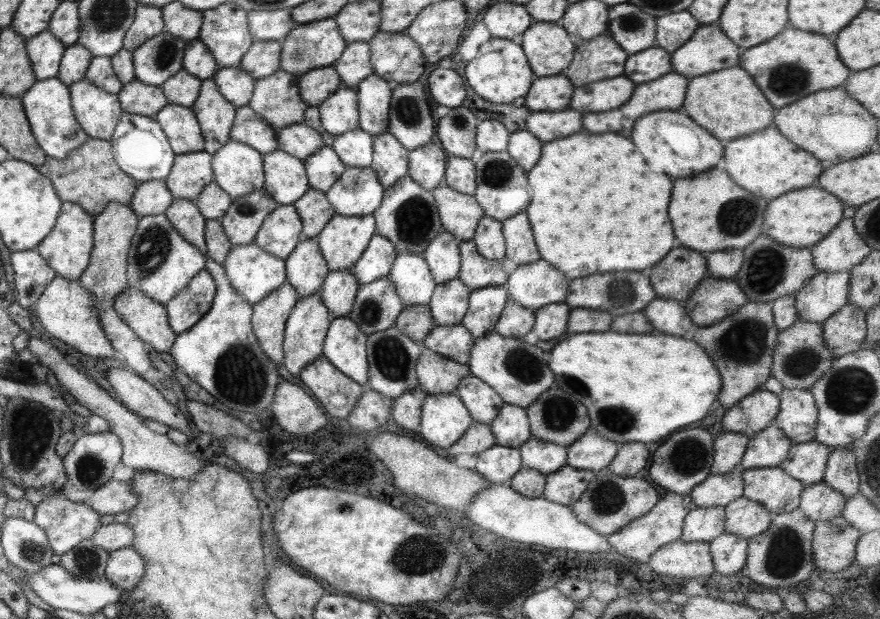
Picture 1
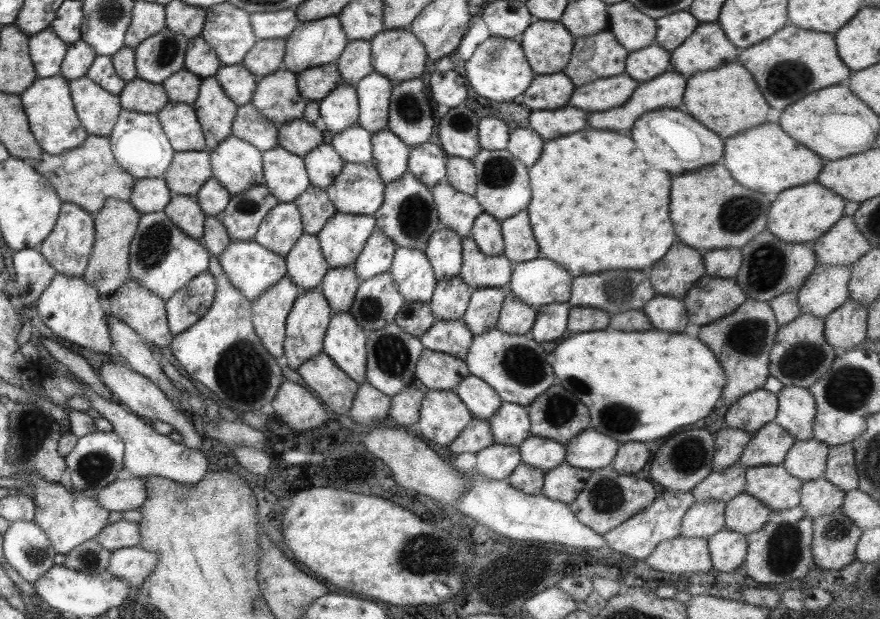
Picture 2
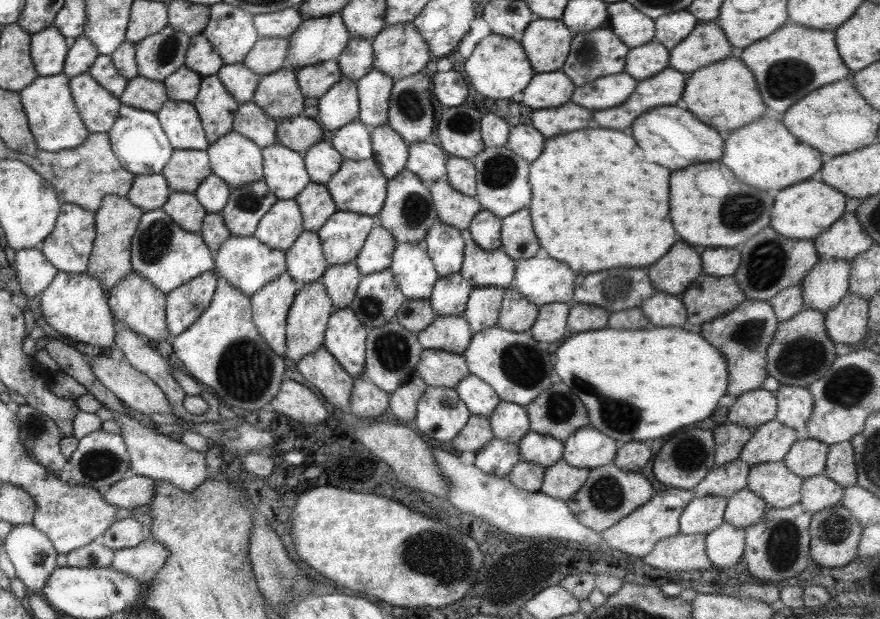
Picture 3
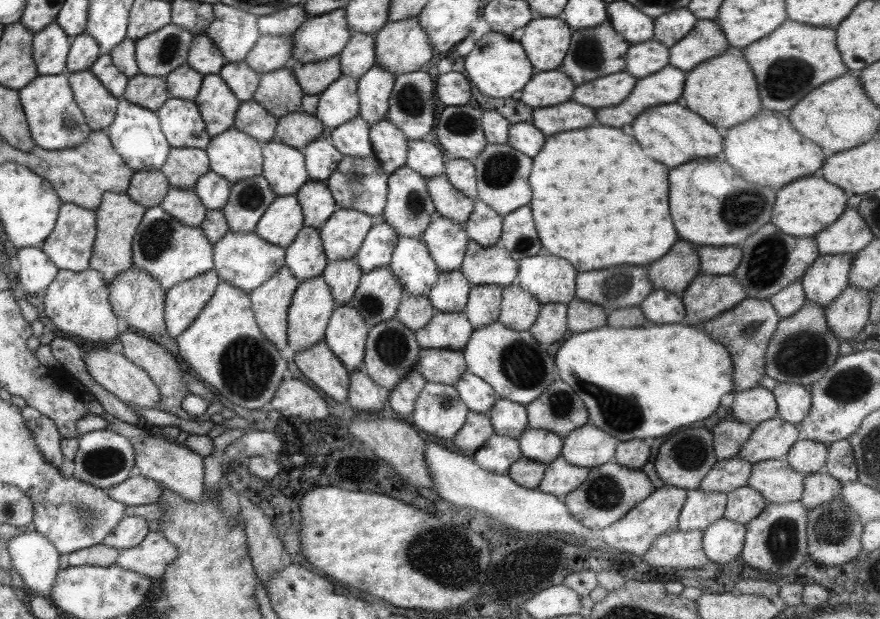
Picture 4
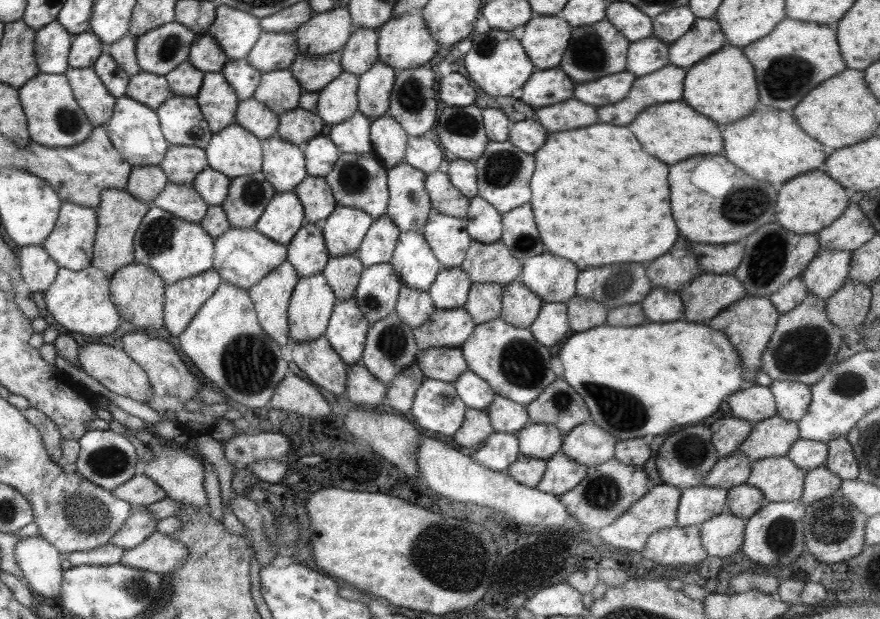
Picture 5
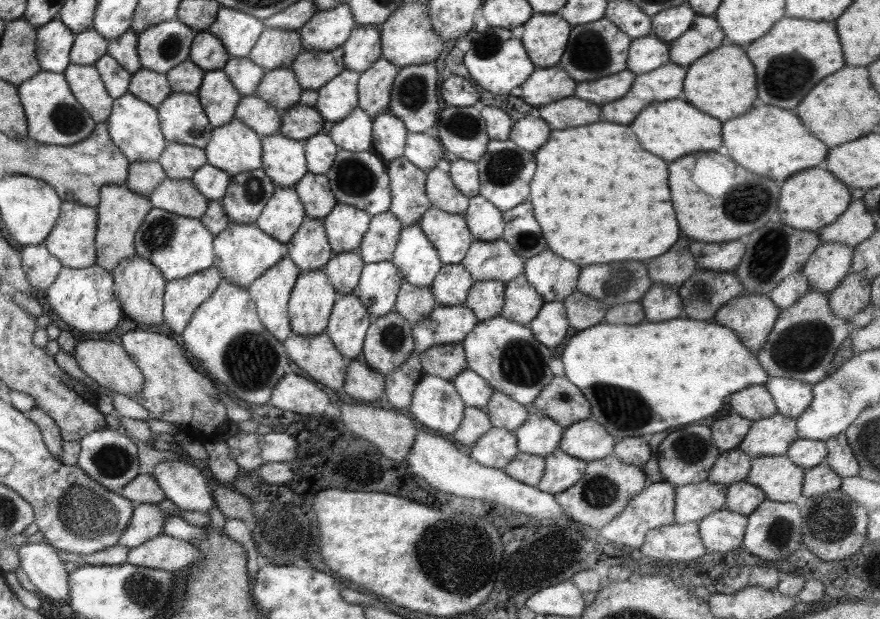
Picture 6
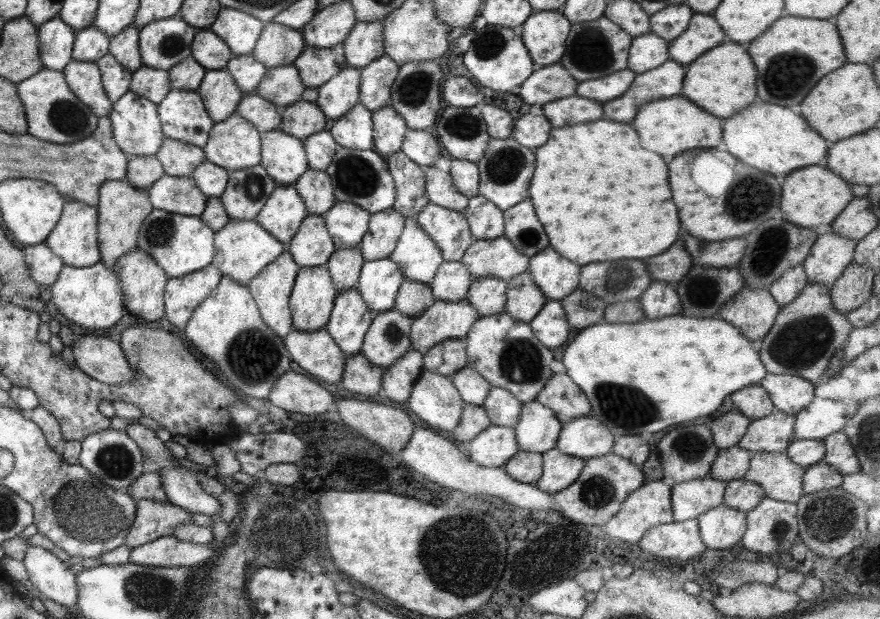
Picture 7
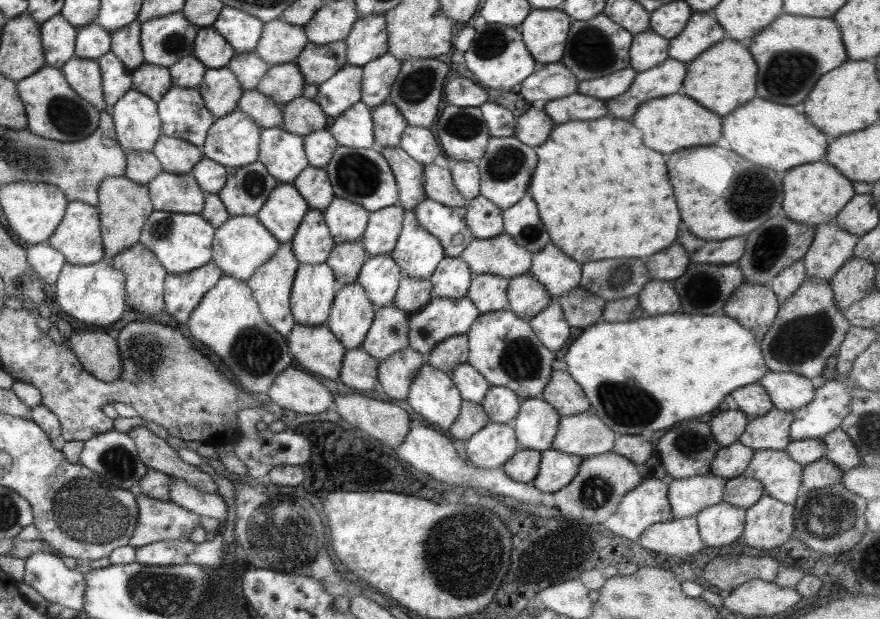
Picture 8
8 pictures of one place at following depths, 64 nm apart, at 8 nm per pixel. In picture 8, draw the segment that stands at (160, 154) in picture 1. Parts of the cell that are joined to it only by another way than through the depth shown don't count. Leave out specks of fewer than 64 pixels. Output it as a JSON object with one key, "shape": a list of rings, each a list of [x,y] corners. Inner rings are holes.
{"shape":[[[129,90],[113,103],[109,113],[123,152],[151,152],[161,134],[156,102],[145,94]]]}

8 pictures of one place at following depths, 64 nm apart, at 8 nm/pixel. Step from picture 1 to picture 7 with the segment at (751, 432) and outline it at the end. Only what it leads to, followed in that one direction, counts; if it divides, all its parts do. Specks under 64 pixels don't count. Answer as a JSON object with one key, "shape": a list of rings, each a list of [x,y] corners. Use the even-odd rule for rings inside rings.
{"shape":[[[751,385],[731,393],[729,398],[736,407],[736,412],[741,413],[750,420],[763,418],[775,410],[769,395],[761,386]]]}

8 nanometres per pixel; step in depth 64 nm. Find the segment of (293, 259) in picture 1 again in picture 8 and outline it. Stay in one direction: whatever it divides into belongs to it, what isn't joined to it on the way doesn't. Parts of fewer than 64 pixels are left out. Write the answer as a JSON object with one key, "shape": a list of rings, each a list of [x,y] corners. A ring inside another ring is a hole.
{"shape":[[[308,208],[290,244],[297,264],[325,263],[335,244],[325,225],[323,213]]]}

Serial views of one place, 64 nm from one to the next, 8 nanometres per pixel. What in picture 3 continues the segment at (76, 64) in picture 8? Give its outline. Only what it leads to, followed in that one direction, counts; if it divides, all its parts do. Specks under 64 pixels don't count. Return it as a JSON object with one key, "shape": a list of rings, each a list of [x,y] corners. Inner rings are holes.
{"shape":[[[88,72],[68,78],[68,88],[87,131],[106,133],[118,117],[119,99],[99,86]]]}

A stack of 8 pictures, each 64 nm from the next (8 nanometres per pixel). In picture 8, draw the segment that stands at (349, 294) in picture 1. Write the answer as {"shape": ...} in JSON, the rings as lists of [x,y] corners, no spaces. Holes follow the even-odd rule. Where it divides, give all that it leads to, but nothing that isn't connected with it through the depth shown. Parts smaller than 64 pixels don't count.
{"shape":[[[357,240],[334,245],[325,263],[331,269],[336,286],[339,287],[356,282],[359,269],[365,259],[365,249]]]}

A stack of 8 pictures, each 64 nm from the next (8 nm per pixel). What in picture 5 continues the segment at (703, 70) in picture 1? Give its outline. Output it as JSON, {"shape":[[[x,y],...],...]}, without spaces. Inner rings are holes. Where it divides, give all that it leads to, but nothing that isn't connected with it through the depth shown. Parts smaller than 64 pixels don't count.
{"shape":[[[695,18],[689,32],[669,46],[669,62],[679,68],[689,68],[691,64],[699,62],[699,58],[709,56],[721,46],[723,46],[723,34],[717,22]]]}

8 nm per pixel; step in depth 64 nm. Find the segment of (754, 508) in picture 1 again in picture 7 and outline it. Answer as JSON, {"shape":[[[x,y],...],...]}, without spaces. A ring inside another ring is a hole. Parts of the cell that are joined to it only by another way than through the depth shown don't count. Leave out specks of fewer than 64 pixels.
{"shape":[[[741,478],[725,483],[723,504],[734,510],[747,514],[749,511],[753,510],[754,507],[757,507],[764,498],[763,489],[753,481],[746,481]]]}

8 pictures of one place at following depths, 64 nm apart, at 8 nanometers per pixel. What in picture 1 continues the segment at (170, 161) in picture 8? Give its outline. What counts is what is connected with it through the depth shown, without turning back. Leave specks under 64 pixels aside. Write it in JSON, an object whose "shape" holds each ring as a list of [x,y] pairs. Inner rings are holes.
{"shape":[[[205,151],[176,154],[163,181],[173,199],[193,201],[213,181],[211,155]]]}

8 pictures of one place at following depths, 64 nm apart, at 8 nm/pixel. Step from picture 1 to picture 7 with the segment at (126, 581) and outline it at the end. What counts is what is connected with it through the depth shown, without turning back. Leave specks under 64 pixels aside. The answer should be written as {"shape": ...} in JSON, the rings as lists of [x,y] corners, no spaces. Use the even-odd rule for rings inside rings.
{"shape":[[[172,534],[129,550],[129,563],[157,568],[201,567],[211,562],[211,543],[180,541]]]}

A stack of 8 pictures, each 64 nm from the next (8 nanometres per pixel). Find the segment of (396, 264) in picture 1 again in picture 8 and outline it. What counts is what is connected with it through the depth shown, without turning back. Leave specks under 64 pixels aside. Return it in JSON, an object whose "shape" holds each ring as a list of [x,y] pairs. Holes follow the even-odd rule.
{"shape":[[[411,210],[404,211],[401,233],[389,253],[402,276],[421,279],[429,279],[444,257],[441,243],[418,225]]]}

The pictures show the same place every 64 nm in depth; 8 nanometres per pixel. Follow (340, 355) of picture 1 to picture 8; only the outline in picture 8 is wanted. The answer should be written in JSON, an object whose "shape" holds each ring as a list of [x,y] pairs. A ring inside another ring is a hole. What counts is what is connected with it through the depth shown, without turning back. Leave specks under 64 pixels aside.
{"shape":[[[359,283],[339,286],[325,324],[343,348],[357,348],[372,323],[374,309]]]}

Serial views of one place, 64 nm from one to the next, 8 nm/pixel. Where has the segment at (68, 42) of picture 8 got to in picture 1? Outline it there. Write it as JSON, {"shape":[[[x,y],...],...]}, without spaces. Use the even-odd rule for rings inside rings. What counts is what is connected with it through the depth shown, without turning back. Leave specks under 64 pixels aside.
{"shape":[[[48,30],[26,39],[28,58],[36,81],[56,78],[59,62],[64,51],[59,42]]]}

